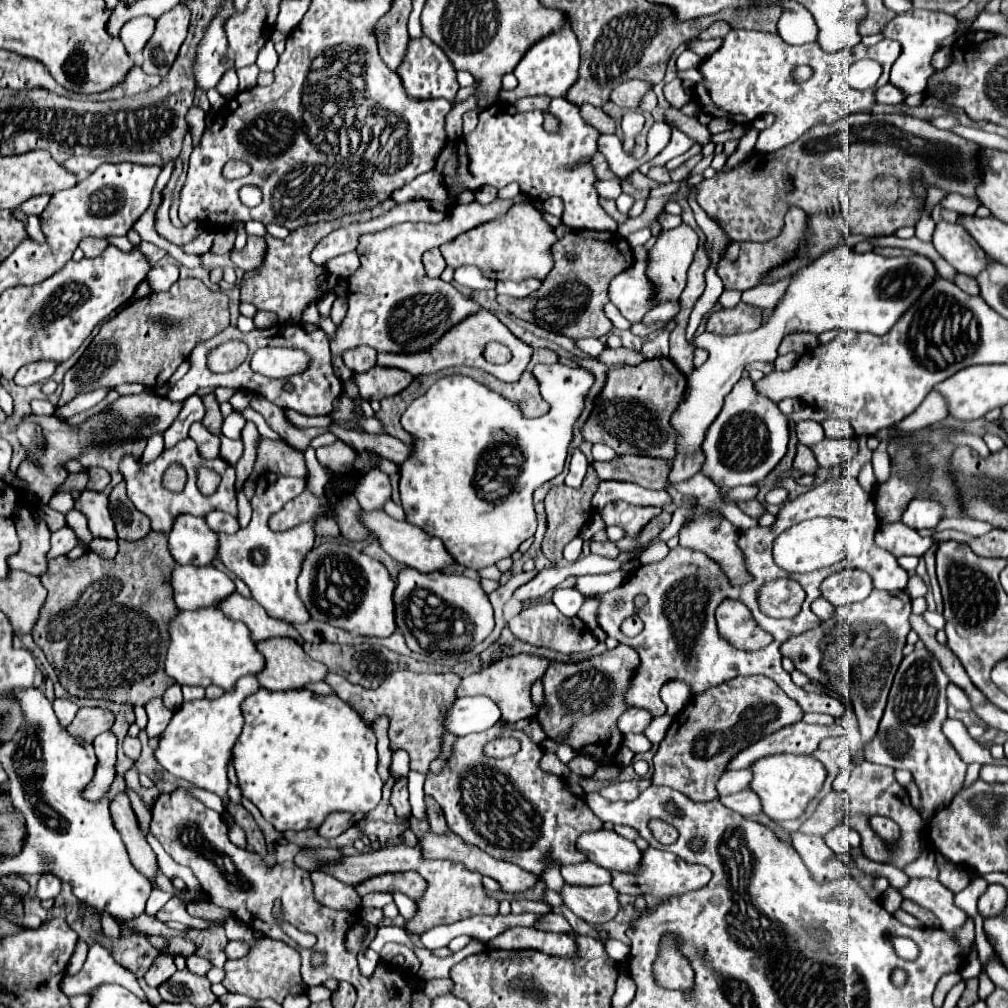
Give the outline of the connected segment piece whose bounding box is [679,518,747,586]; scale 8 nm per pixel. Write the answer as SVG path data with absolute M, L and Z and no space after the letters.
M727 518L691 520L679 532L679 544L689 550L703 550L711 560L719 562L729 582L741 586L747 582L747 566L739 552L739 530Z

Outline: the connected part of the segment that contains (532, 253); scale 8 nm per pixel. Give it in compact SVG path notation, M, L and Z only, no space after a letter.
M517 202L511 210L487 224L479 224L455 240L443 244L439 250L451 268L479 266L487 278L493 280L525 280L529 276L545 278L553 268L551 246L557 242L553 228L543 220L531 202Z

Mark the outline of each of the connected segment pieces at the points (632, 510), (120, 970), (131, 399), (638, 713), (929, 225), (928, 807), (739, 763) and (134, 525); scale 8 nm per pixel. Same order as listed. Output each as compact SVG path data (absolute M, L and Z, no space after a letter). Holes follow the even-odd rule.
M609 502L601 510L601 518L605 524L615 524L625 530L625 538L639 538L639 532L647 522L651 522L661 510L659 508L641 508L641 506L631 506L627 502Z
M101 944L91 946L83 968L75 976L65 976L59 986L63 994L77 996L77 994L89 994L91 990L95 990L95 986L103 986L103 984L121 984L137 998L147 1000L137 978L127 968L117 964Z
M157 394L121 396L113 404L109 404L107 410L87 418L79 428L65 424L57 416L37 416L37 414L25 416L17 428L17 438L19 438L21 446L27 450L29 458L19 464L17 474L27 482L25 490L29 492L31 500L45 506L49 502L49 498L55 494L57 486L61 486L67 476L65 464L69 460L77 458L79 454L83 454L87 450L87 446L109 448L109 446L117 446L129 438L139 440L139 438L149 438L157 432L165 432L173 424L173 420L177 418L177 414L181 410L179 406L181 406L179 402L171 402L171 400L157 396ZM35 426L41 428L43 442L39 442L35 438Z
M629 708L623 718L619 718L619 730L623 734L635 732L635 734L643 734L643 730L651 724L653 714L649 710L637 710L637 708Z
M923 212L923 216L921 216L921 220L917 222L917 226L915 226L915 236L919 238L919 240L931 240L933 238L933 232L935 232L935 222Z
M917 648L905 656L895 674L879 732L865 750L867 760L895 770L909 770L913 774L921 790L921 816L925 822L929 822L931 814L939 812L943 806L949 806L949 802L962 789L967 772L967 766L941 730L943 722L947 720L947 684L949 678L929 650Z
M797 722L791 726L785 726L783 730L751 744L743 752L739 752L731 762L729 770L739 770L739 768L749 768L753 762L759 758L771 756L771 754L813 754L817 744L833 736L835 730L831 726L817 726L817 724L805 724Z
M125 482L117 484L111 490L109 500L111 500L109 506L111 506L111 514L115 520L115 528L117 528L119 538L135 542L151 532L149 518L145 514L141 514L139 510L135 510L135 506L131 506L131 500L127 498Z

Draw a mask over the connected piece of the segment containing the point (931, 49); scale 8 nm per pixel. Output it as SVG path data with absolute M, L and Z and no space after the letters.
M911 10L907 14L895 16L887 26L881 30L881 34L889 40L897 40L901 44L901 56L891 68L891 84L899 86L905 96L915 94L915 92L925 92L927 80L935 74L935 68L931 66L933 54L939 50L941 40L949 36L963 36L965 32L961 30L961 24L955 16L943 14L943 12L929 12L929 10Z

